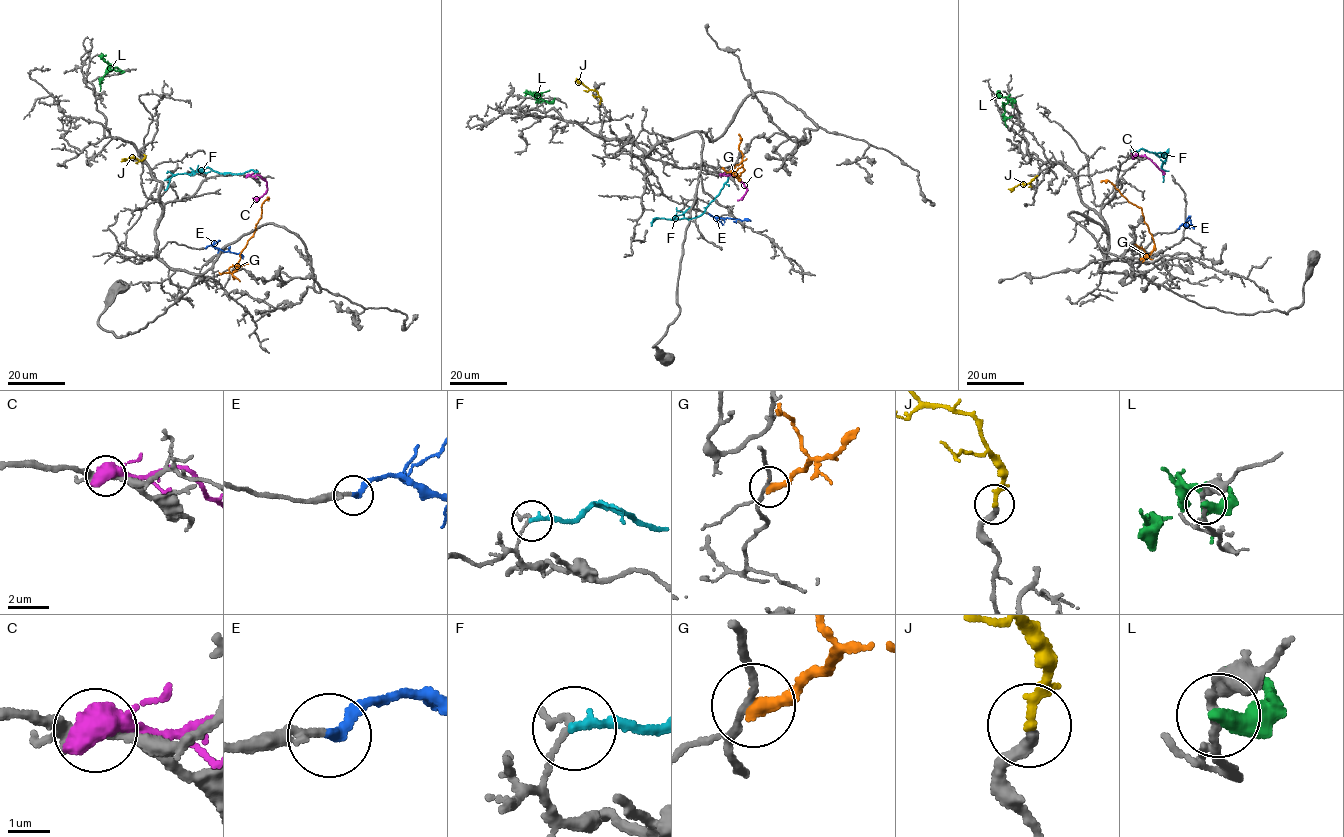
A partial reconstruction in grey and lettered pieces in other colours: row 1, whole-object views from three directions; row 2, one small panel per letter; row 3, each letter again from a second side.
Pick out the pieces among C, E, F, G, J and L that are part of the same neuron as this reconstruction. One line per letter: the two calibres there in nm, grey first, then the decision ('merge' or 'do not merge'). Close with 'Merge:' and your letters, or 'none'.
C: 200/550 nm | do not merge
E: 200/280 nm | merge
F: 170/220 nm | do not merge
G: 150/380 nm | do not merge
J: 280/200 nm | merge
L: 200/360 nm | do not merge
Merge: E, J

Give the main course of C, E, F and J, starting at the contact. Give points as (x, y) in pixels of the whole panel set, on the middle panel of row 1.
C: (721, 175), (734, 175), (743, 184), (746, 192), (737, 200)
E: (709, 213), (713, 217), (751, 221)
F: (729, 173), (723, 188), (699, 216), (653, 218)
J: (599, 104), (597, 92), (575, 80)

